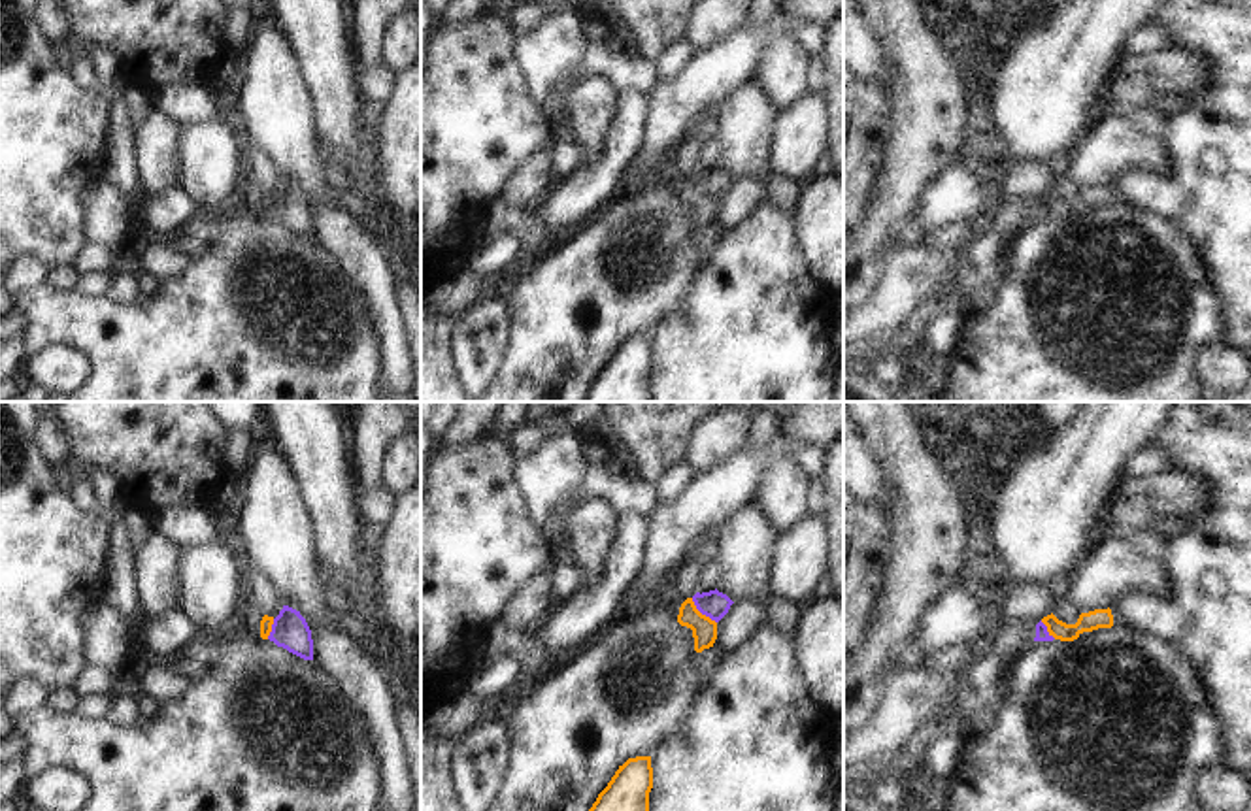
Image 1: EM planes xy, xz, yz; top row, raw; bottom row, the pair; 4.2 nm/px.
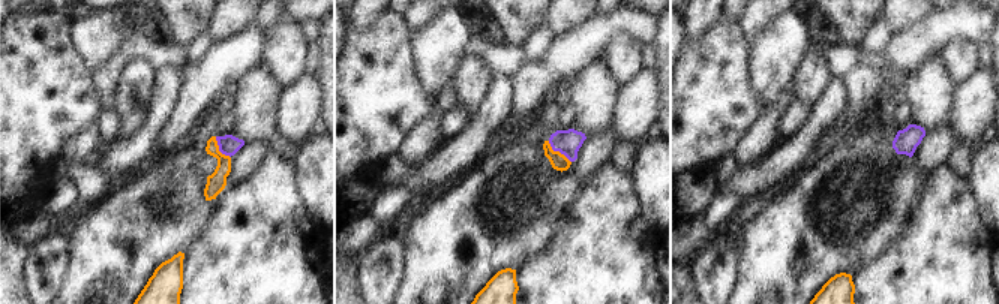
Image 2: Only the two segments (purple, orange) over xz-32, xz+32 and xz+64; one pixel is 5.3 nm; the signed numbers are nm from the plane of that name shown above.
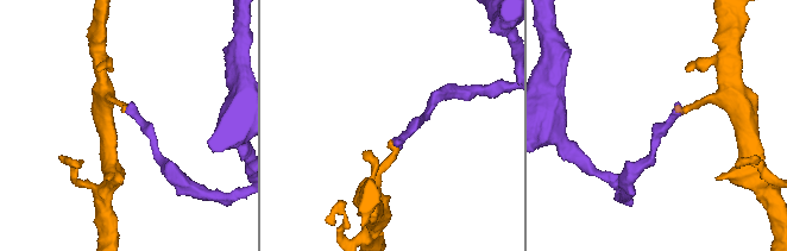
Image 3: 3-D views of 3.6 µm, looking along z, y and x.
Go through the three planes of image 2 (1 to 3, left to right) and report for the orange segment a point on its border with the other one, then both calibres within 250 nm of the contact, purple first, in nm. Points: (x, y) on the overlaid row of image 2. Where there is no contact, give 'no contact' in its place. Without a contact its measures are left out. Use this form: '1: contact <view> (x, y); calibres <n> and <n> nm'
1: contact xz-32 (219, 149); calibres 110 and 100 nm
2: contact xz+32 (558, 150); calibres 140 and 90 nm
3: no contact

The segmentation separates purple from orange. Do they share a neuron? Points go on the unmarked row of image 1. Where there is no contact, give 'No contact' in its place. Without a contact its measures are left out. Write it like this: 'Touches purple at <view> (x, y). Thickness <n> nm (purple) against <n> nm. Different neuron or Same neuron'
Touches purple at xz (702, 191). Thickness 120 nm (purple) against 110 nm. Different neuron

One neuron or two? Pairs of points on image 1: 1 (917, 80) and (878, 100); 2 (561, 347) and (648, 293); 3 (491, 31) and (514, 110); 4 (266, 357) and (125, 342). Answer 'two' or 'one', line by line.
1: two
2: one
3: one
4: one

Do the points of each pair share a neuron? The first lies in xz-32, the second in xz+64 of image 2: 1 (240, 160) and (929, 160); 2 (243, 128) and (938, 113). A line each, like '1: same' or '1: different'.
1: same
2: same

